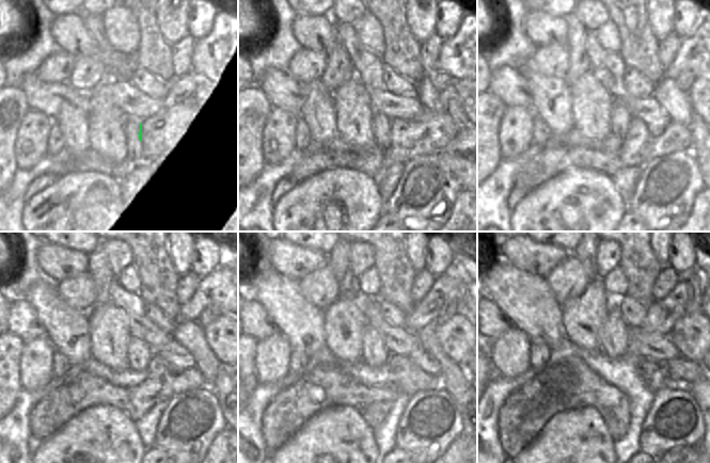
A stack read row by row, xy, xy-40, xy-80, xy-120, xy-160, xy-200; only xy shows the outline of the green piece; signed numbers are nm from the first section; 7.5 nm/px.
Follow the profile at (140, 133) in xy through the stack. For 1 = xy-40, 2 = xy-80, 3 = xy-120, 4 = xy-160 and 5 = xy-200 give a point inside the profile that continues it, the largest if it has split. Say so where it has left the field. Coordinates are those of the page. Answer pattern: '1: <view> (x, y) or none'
1: xy-40 (381, 124)
2: xy-80 (619, 118)
3: xy-120 (139, 355)
4: xy-160 (375, 353)
5: xy-200 (613, 337)

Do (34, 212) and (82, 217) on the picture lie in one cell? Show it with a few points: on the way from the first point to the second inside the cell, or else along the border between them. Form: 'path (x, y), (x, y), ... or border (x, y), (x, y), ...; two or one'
path (46, 217), (70, 217); one

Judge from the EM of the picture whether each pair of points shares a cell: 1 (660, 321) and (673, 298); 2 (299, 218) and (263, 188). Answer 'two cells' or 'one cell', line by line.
1: one cell
2: two cells

